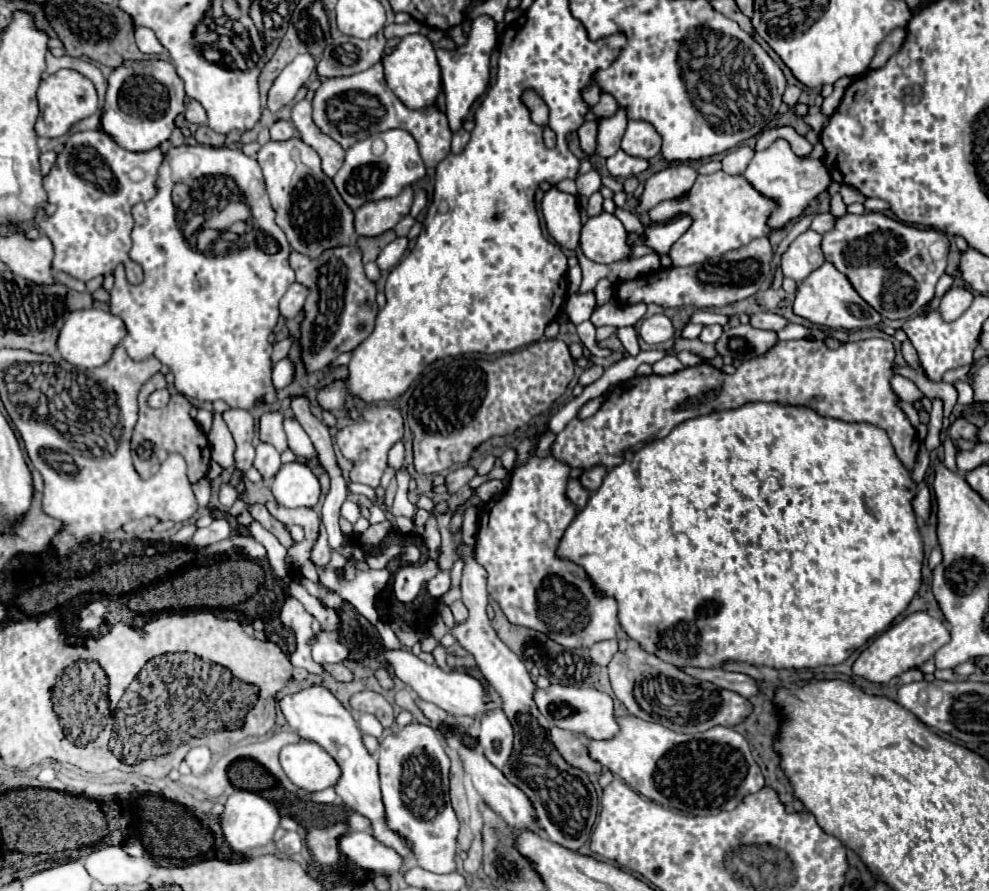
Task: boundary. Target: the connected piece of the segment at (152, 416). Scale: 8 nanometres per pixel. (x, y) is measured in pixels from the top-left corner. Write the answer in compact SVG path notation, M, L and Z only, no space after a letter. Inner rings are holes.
M157 372L155 376L151 376L139 392L139 420L135 424L133 430L133 440L131 440L131 454L133 454L133 466L139 472L141 478L149 478L159 470L159 464L167 458L167 454L171 452L179 452L185 462L187 462L187 476L189 482L201 480L207 470L209 470L209 462L211 462L211 452L209 452L209 442L207 436L203 432L199 432L195 420L189 416L191 404L183 394L173 394L169 404L161 410L153 410L147 406L147 396L157 390L157 388L165 388L165 376L161 372Z

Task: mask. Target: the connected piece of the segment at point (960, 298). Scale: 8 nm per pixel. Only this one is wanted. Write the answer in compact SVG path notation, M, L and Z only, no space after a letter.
M953 288L949 290L939 304L939 314L945 322L957 320L973 302L973 294L967 288Z

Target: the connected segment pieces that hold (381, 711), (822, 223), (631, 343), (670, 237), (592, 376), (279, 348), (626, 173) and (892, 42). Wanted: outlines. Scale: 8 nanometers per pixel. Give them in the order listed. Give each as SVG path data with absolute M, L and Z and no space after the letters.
M363 690L351 696L351 708L359 710L359 712L369 712L373 716L379 718L379 722L389 730L395 724L395 716L393 716L393 706L377 692L371 690Z
M827 212L827 214L817 214L817 216L813 218L813 222L811 222L811 230L819 232L819 234L829 232L833 226L835 226L835 216L829 214L829 212Z
M627 326L627 328L617 328L617 336L619 340L623 342L625 350L631 354L631 356L637 356L641 350L639 350L639 342L637 342L637 332L633 326Z
M675 218L669 222L661 222L661 224L647 224L643 234L635 234L629 232L627 242L631 242L631 246L649 246L659 254L667 254L669 248L677 242L677 238L689 228L691 218Z
M591 364L591 366L589 366L589 368L585 368L585 372L581 374L579 382L581 382L583 386L587 386L587 384L595 382L601 374L603 374L603 368L601 368L601 366L597 366L597 364Z
M287 338L287 340L281 340L281 342L277 342L277 344L273 346L271 362L273 362L273 364L277 364L281 358L285 358L285 356L287 356L287 352L289 352L289 346L291 346L291 340L289 340L289 338Z
M619 150L615 156L607 158L607 168L613 178L629 178L645 172L649 168L649 160L629 156L623 150Z
M895 28L881 44L879 44L879 50L871 62L871 70L875 68L881 68L895 52L899 52L899 48L903 46L903 40L905 40L905 30L903 28Z

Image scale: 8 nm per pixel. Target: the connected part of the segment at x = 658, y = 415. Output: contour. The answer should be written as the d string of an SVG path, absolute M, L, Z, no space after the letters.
M871 338L861 342L845 342L837 350L831 350L821 340L789 340L789 342L777 342L767 354L759 358L751 358L743 362L735 374L725 374L719 368L711 364L699 364L693 368L683 368L673 374L649 374L649 376L633 376L621 384L617 384L609 394L605 404L593 414L591 418L573 418L563 432L557 434L551 452L553 456L571 466L581 470L591 470L593 466L605 466L607 470L621 464L629 454L641 450L645 444L665 438L675 426L681 422L687 422L691 418L707 416L721 410L731 410L745 406L749 402L777 402L777 404L791 404L791 406L805 406L813 408L821 416L837 418L843 422L867 422L877 428L883 428L893 448L903 462L907 470L915 466L915 458L919 452L919 440L917 432L907 420L905 412L899 408L899 396L891 388L891 378L895 376L895 348L885 338Z

